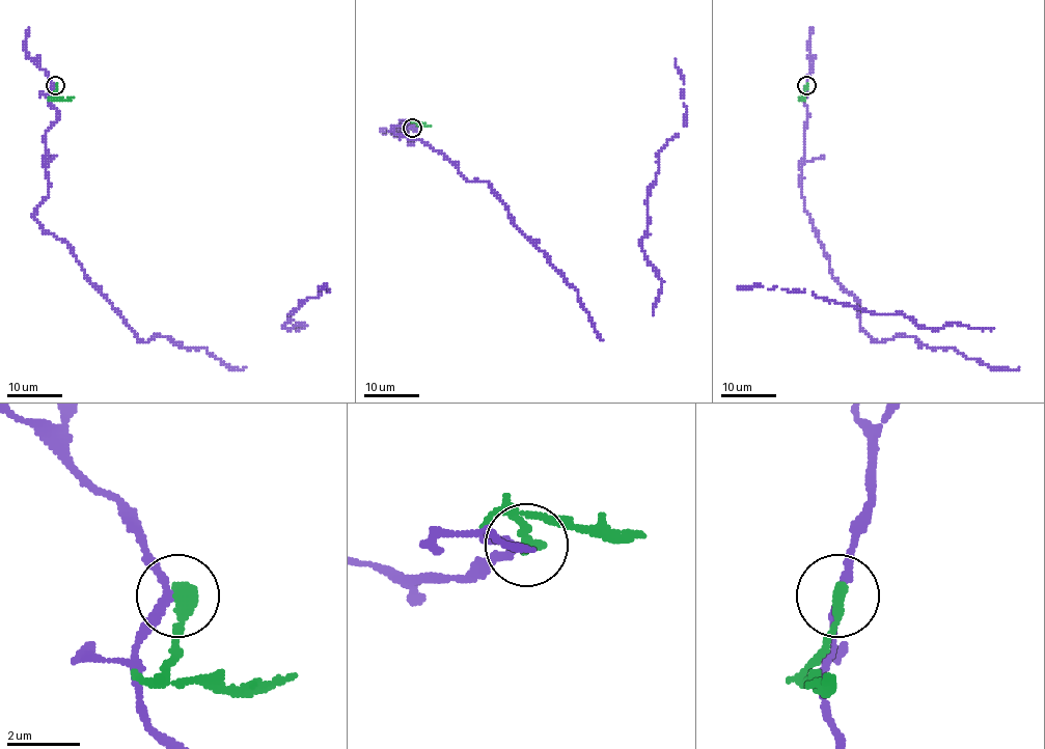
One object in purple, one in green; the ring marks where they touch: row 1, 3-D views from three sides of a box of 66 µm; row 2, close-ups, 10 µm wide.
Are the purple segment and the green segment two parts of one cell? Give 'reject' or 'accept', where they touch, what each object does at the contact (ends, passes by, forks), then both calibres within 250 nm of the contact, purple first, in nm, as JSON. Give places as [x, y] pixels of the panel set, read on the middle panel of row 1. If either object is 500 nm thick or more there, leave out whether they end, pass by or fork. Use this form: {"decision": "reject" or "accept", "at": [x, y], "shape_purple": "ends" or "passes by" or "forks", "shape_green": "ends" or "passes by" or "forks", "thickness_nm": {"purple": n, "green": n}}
{"decision": "reject", "at": [412, 128], "shape_purple": "passes by", "shape_green": "ends", "thickness_nm": {"purple": 200, "green": 400}}

